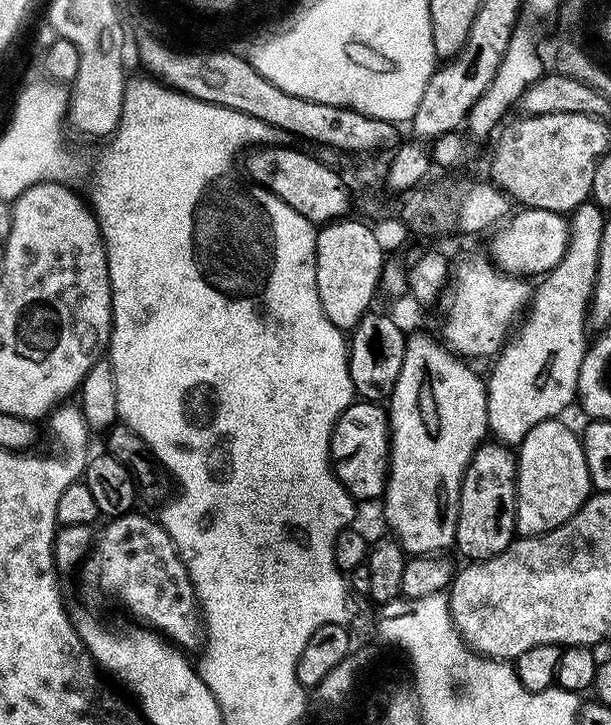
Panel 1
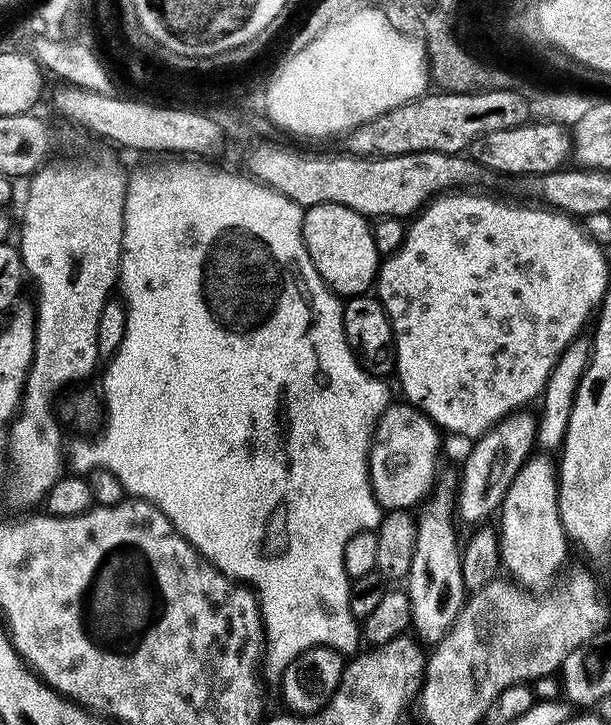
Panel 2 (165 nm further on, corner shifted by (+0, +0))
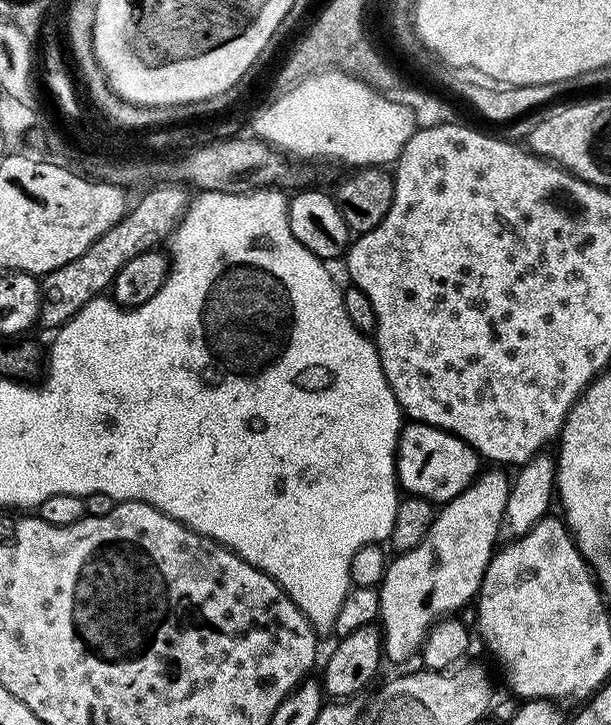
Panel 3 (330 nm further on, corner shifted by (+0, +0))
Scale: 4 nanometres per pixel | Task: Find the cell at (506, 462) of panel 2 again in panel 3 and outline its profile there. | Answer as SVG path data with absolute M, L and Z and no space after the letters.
M488 470L481 471L477 476L476 481L473 482L469 488L462 494L458 494L458 498L447 501L437 511L434 522L430 526L430 534L426 534L426 538L422 538L422 542L418 542L418 546L414 546L414 550L409 552L401 552L389 563L383 582L380 583L380 619L378 621L379 627L382 629L384 638L384 654L390 661L392 660L408 660L411 656L415 657L420 651L420 646L423 644L425 638L428 636L428 630L436 623L437 620L443 620L451 617L453 614L459 613L461 608L475 601L479 590L482 578L486 574L486 566L492 561L494 553L498 548L499 541L499 527L502 525L503 514L506 509L507 496L511 492L510 476L504 470L492 470L496 472L488 472Z

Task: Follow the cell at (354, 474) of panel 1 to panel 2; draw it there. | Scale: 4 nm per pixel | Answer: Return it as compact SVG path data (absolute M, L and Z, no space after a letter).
M389 403L387 410L381 414L372 434L372 444L368 447L368 481L372 484L372 493L376 495L376 501L384 510L389 508L415 509L423 505L438 484L436 467L440 464L441 429L437 428L436 423L425 412L418 411L413 404L399 403Z

